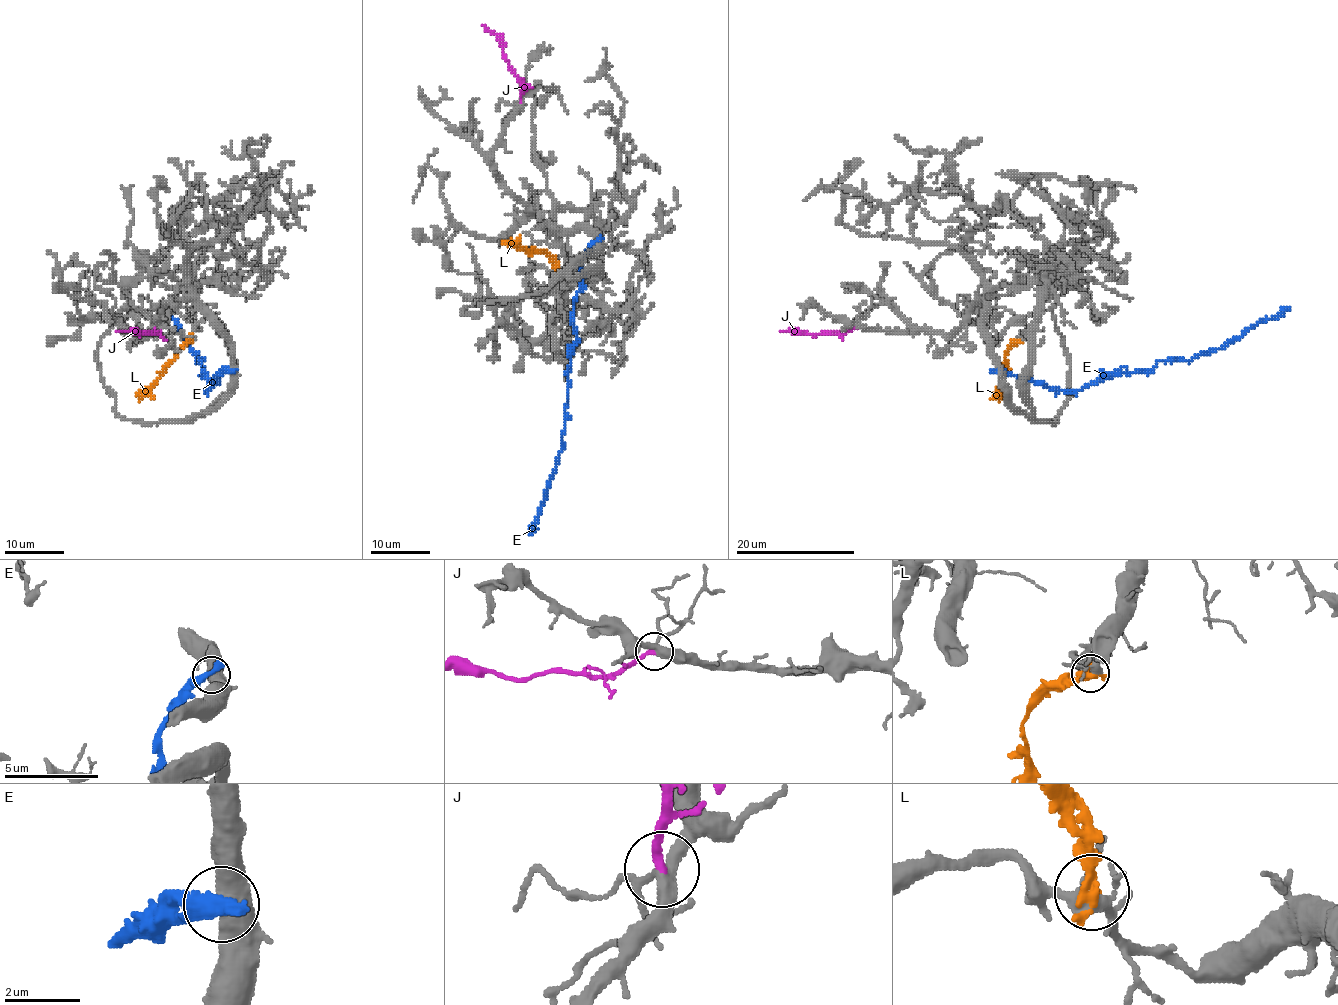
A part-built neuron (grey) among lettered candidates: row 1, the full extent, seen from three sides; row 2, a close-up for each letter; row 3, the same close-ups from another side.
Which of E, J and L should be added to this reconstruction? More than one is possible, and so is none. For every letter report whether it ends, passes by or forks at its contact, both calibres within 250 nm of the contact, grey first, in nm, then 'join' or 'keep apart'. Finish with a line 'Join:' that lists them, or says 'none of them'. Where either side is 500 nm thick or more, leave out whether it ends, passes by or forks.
E: 550 nm thick on the grey side, 480 nm on the other; keep apart
J: it ends there; 340 nm thick on the grey side, 220 nm on the other; join
L: it ends there; 320 nm thick on the grey side, 360 nm on the other; keep apart
Join: J

